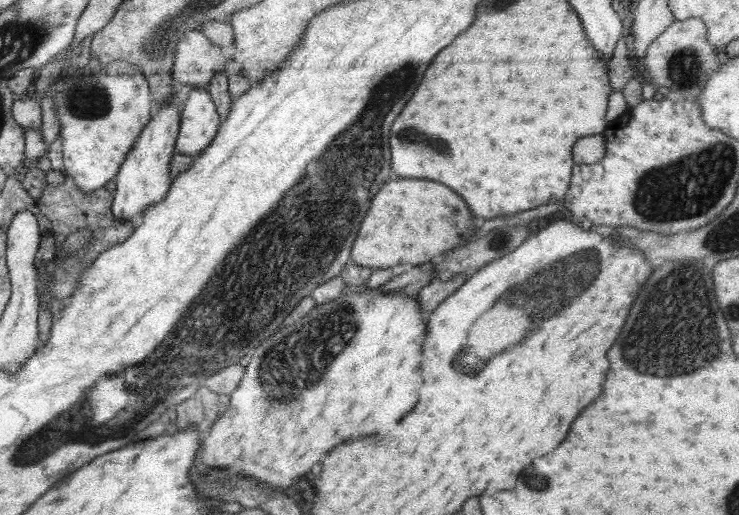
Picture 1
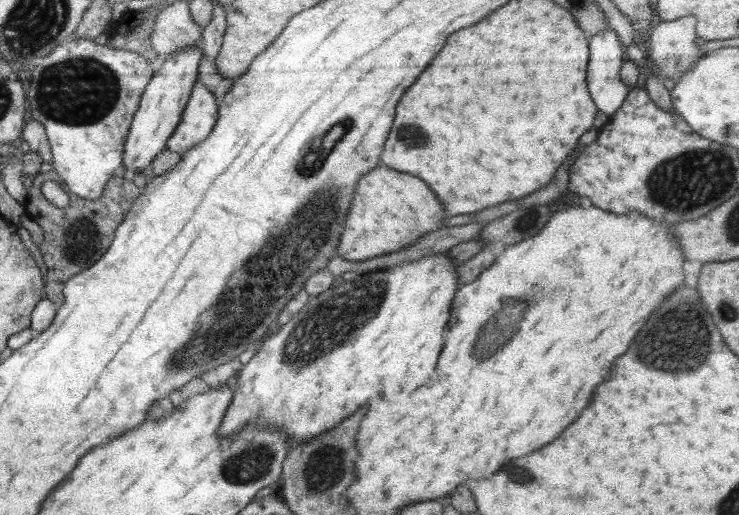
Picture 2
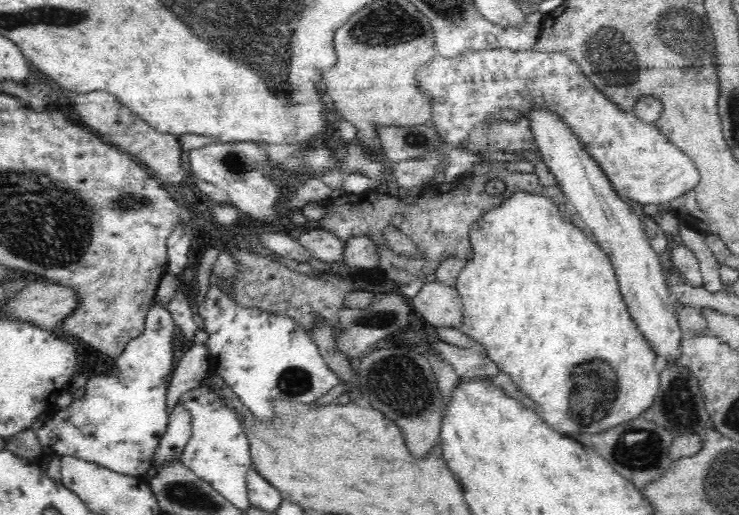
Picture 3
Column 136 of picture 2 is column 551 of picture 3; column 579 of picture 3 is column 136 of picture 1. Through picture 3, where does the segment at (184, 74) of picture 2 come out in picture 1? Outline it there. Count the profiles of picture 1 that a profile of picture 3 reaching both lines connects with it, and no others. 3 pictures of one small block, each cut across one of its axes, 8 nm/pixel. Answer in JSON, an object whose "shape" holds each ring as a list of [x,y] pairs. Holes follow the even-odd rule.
{"shape":[[[176,84],[172,86],[175,88],[172,95],[162,105],[153,109],[150,121],[144,125],[140,137],[133,143],[131,150],[125,155],[124,162],[118,169],[111,206],[113,218],[137,223],[144,213],[144,209],[148,209],[148,205],[160,202],[168,192],[170,181],[172,181],[170,161],[175,154],[175,143],[180,126],[180,101],[176,104],[178,87]]]}

